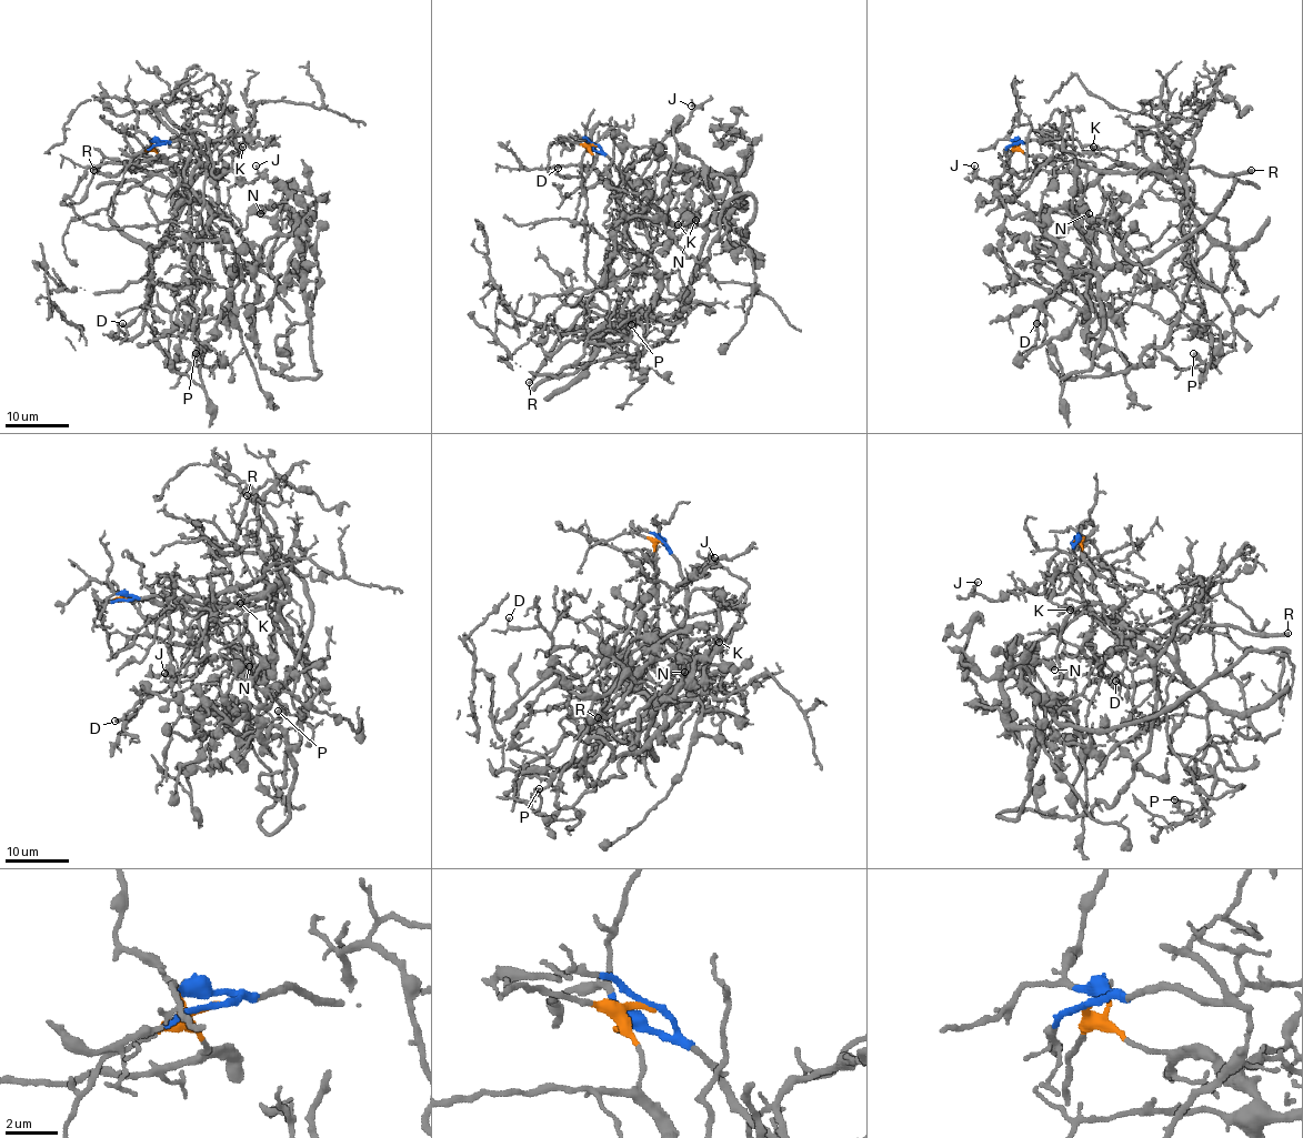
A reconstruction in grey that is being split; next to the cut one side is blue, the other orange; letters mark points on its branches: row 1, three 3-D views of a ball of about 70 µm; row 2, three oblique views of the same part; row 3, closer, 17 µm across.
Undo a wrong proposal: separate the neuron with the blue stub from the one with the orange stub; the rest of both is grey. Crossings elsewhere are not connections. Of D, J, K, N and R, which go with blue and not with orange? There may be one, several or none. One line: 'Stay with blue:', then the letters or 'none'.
Stay with blue: J, N, R

